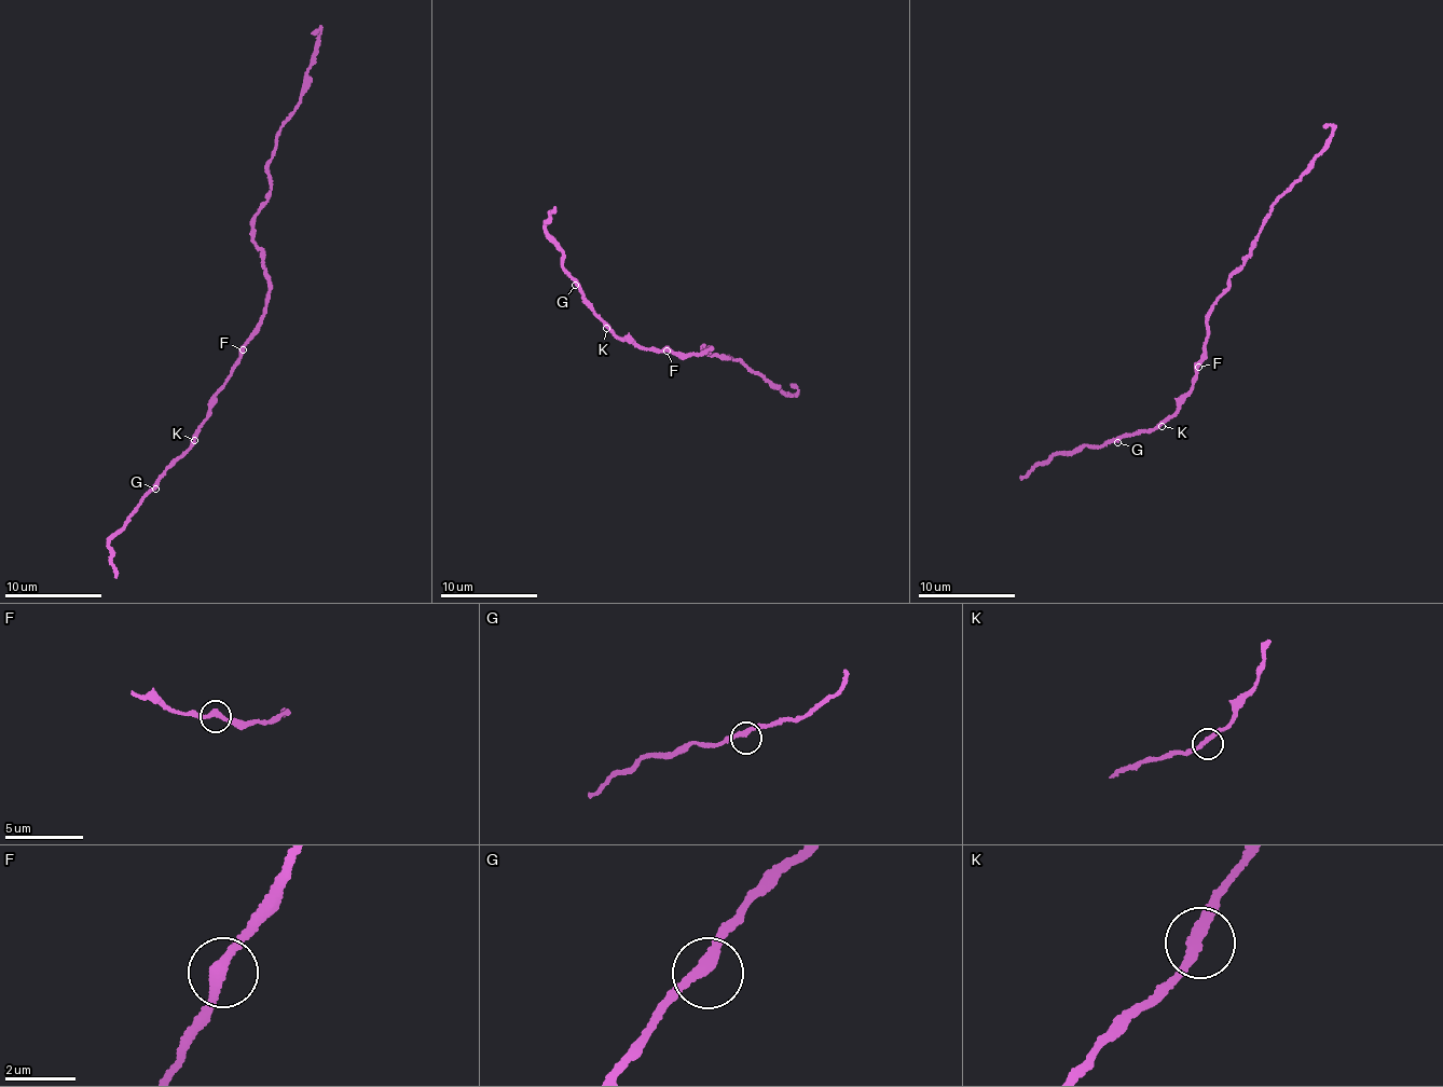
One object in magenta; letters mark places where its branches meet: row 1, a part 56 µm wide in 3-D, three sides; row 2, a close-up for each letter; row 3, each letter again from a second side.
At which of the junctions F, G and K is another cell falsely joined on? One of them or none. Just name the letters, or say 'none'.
none

